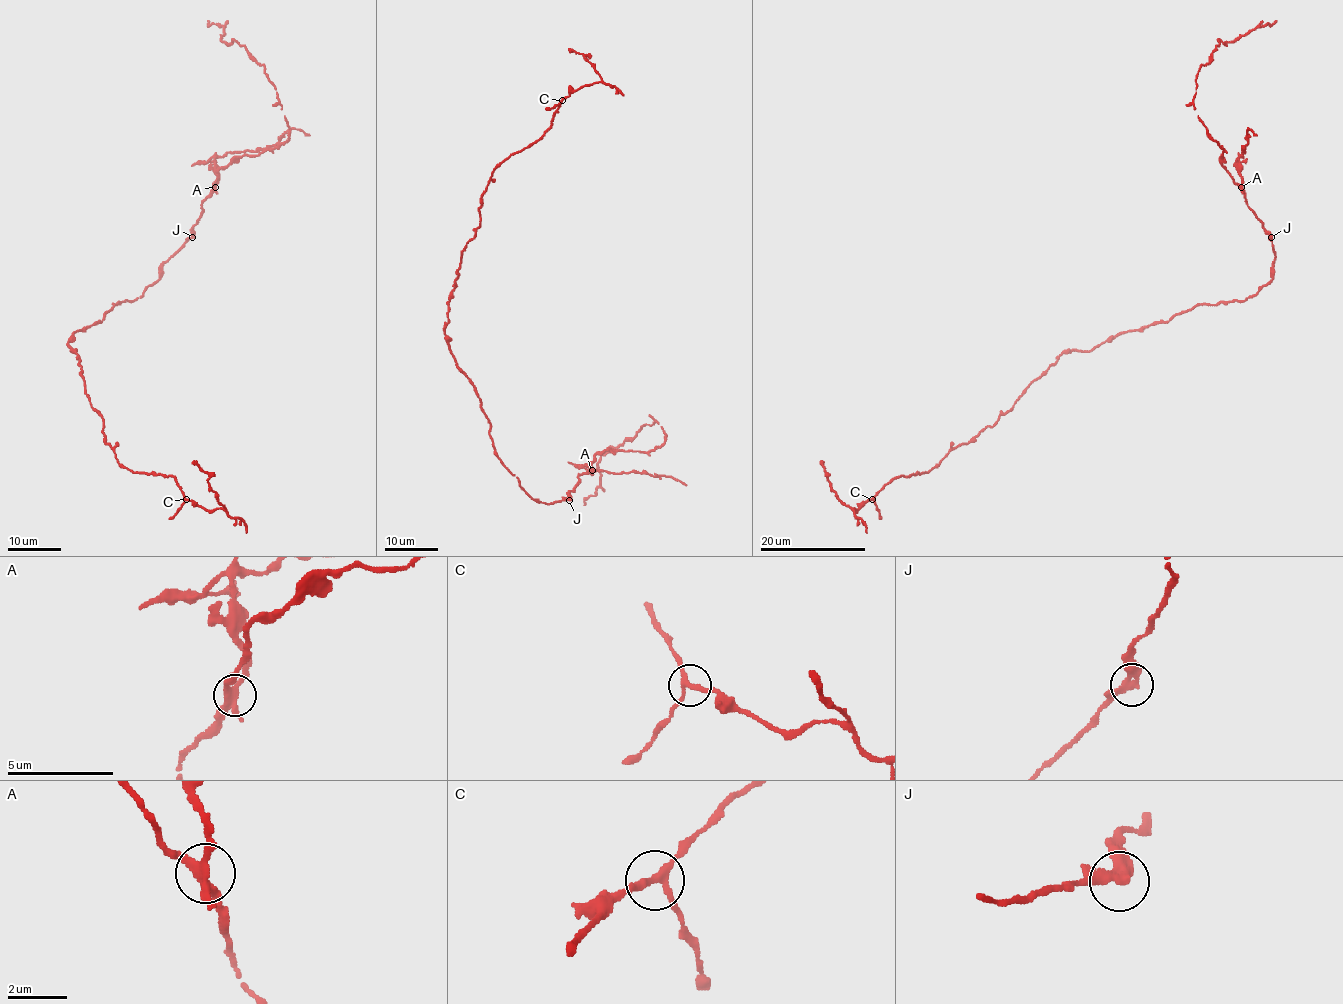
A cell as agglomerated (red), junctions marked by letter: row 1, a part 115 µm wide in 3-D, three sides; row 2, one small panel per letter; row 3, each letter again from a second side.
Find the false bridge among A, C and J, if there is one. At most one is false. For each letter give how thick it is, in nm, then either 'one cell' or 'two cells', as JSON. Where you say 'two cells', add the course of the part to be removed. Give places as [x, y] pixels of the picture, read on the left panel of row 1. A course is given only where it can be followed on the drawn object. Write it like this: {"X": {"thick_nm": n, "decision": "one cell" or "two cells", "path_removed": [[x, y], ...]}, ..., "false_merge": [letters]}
{"A": {"thick_nm": 280, "decision": "two cells", "path_removed": [[215, 186], [216, 157], [228, 152], [269, 148], [293, 128], [310, 135]]}, "C": {"thick_nm": 200, "decision": "one cell"}, "J": {"thick_nm": 280, "decision": "one cell"}, "false_merge": ["A"]}

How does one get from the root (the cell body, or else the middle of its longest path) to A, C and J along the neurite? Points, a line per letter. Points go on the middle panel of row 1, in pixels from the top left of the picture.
A: (484, 411), (495, 455), (534, 500), (548, 504), (565, 500), (577, 485), (578, 476), (591, 469)
C: (484, 411), (445, 334), (449, 295), (462, 252), (479, 227), (479, 207), (491, 174), (544, 134), (562, 100)
J: (484, 411), (495, 455), (515, 475), (519, 484), (541, 502), (569, 500)

